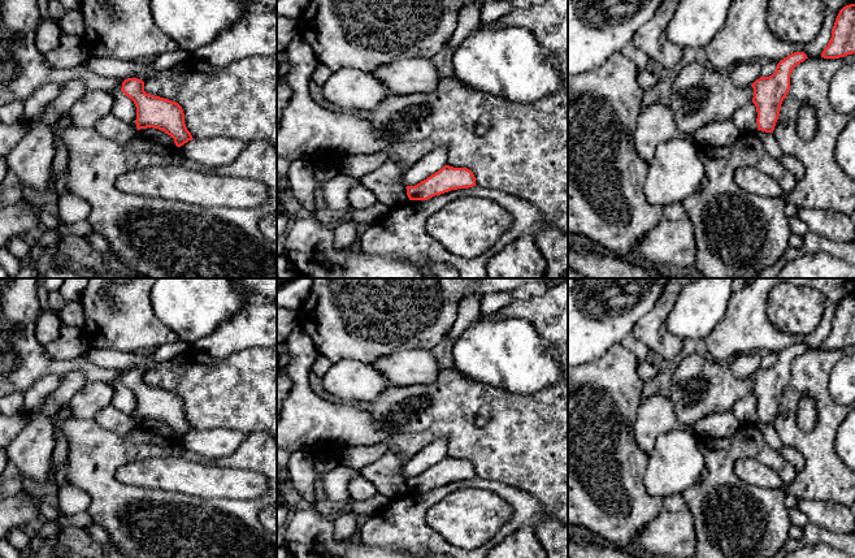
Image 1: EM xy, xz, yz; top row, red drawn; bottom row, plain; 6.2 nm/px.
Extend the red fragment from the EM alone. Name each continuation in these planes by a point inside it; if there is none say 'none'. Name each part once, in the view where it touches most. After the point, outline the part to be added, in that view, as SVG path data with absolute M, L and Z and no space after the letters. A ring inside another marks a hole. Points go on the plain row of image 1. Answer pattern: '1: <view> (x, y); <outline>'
1: xy (22, 359); M0 278L0 398L14 392L25 393L36 380L45 375L64 377L71 371L82 371L86 382L113 384L122 380L122 373L97 367L84 355L73 360L53 359L47 355L36 339L36 320L42 306L36 294L38 278Z

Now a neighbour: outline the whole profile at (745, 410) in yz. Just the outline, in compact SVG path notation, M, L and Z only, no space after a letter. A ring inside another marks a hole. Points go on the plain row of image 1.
M751 393L741 398L734 406L732 412L735 415L741 425L750 425L758 423L758 403L755 395Z

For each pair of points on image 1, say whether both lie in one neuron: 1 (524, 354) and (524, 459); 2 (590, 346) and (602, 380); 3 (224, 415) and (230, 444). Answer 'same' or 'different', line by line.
1: different
2: different
3: different

